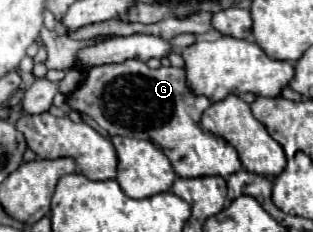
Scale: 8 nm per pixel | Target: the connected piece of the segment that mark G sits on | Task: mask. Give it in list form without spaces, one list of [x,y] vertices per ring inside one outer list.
[[[137,59],[91,67],[85,73],[83,83],[67,95],[67,105],[71,111],[79,111],[95,119],[109,131],[111,137],[125,135],[147,139],[161,147],[179,177],[229,177],[241,169],[237,151],[225,139],[201,129],[201,113],[211,105],[211,101],[189,89],[183,69],[149,69]]]

